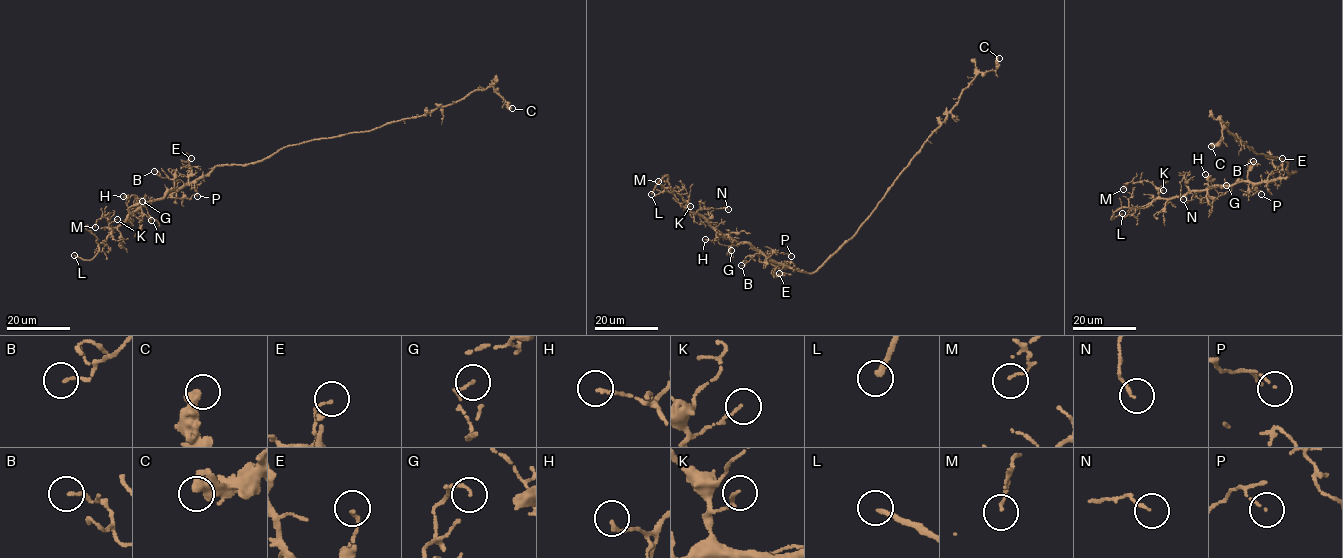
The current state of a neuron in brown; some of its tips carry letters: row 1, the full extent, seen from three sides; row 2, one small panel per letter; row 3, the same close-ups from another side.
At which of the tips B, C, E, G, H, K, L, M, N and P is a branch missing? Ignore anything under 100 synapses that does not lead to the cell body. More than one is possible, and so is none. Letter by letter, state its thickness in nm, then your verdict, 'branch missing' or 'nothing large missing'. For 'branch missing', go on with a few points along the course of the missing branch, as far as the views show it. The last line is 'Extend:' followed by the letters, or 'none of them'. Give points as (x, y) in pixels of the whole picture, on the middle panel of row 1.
B: 120 nm | nothing large missing
C: 460 nm | nothing large missing
E: 110 nm | nothing large missing
G: 100 nm | nothing large missing
H: 150 nm | nothing large missing
K: 110 nm | nothing large missing
L: 200 nm | branch missing | (651, 194), (639, 224), (627, 238)
M: 90 nm | nothing large missing
N: 110 nm | nothing large missing
P: 100 nm | nothing large missing
Extend: L

